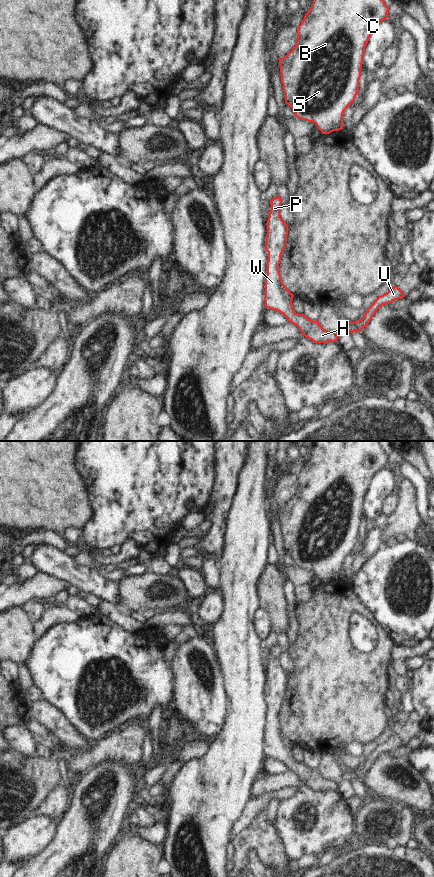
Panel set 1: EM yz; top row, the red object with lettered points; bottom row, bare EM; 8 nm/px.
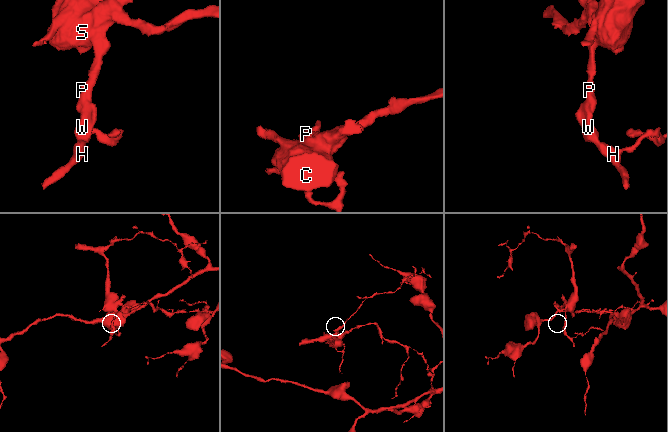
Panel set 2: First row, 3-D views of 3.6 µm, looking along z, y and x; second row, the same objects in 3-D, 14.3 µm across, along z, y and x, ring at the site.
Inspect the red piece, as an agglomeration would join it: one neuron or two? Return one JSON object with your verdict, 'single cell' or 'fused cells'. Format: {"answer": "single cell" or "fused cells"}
{"answer": "single cell"}

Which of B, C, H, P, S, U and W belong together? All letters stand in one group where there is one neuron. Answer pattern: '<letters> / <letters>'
B C H P S U W

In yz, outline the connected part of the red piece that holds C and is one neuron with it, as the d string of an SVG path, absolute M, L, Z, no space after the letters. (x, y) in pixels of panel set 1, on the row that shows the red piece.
M313 0L310 10L298 26L298 37L293 49L279 59L285 103L300 120L316 124L322 134L343 128L343 113L355 101L365 47L375 26L386 20L389 7L384 0Z

